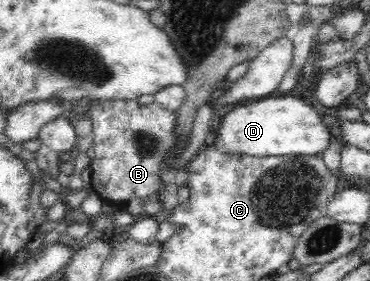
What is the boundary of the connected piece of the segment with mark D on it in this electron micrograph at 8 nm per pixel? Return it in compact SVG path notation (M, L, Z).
M274 94L261 101L240 104L227 112L210 141L212 147L223 154L281 158L322 155L331 137L323 119L301 98Z

